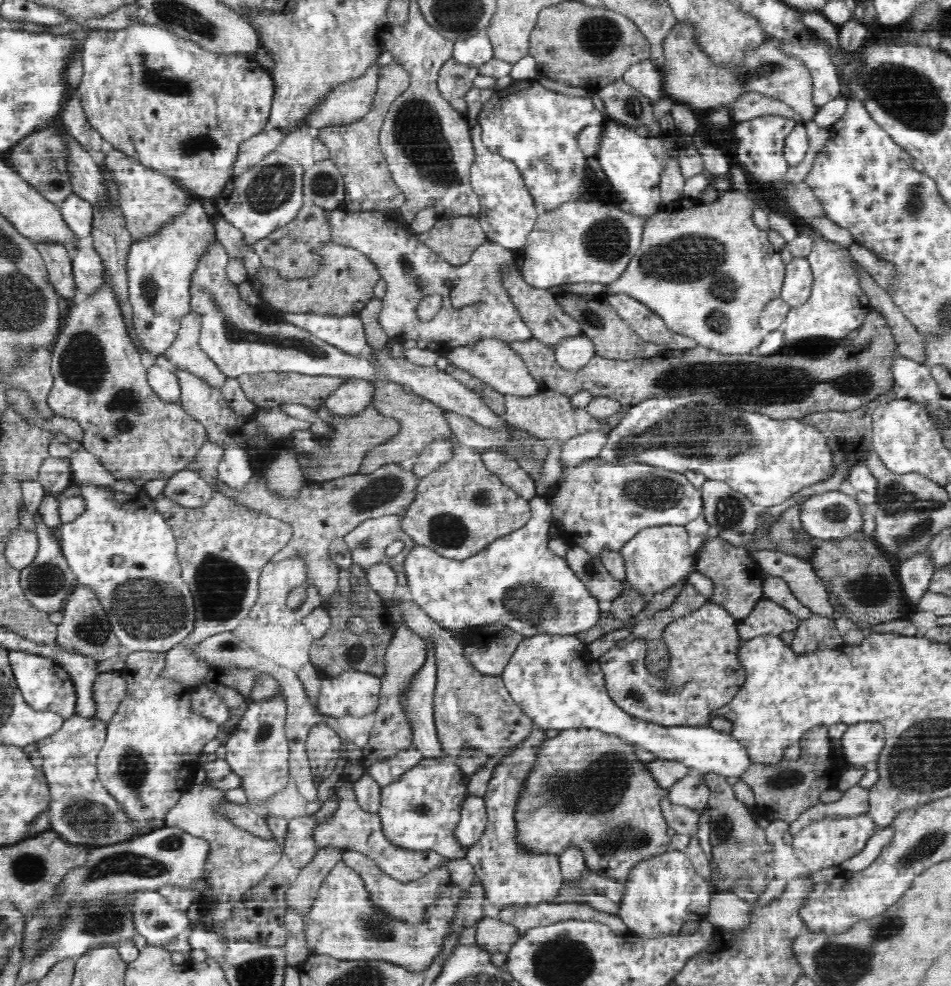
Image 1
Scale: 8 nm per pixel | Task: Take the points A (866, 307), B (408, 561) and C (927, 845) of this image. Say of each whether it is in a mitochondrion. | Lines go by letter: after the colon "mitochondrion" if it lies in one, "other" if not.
A: other
B: other
C: mitochondrion

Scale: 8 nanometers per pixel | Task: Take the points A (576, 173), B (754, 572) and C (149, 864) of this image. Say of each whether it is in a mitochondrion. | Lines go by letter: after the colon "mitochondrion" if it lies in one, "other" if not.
A: mitochondrion
B: other
C: mitochondrion

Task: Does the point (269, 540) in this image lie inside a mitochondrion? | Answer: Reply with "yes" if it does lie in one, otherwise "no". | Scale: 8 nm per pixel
no

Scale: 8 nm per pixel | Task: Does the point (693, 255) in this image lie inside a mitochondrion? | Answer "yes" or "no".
yes

